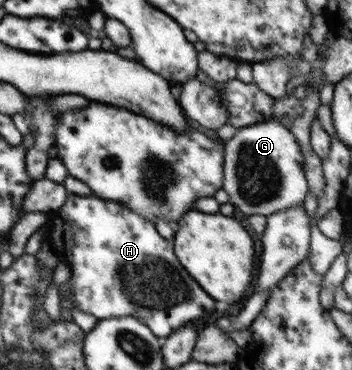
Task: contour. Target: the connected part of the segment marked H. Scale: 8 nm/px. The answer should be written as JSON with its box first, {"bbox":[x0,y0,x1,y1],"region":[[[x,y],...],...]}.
{"bbox":[53,193,218,338],"region":[[[69,193],[67,198],[68,233],[64,237],[64,245],[53,246],[60,262],[70,266],[73,271],[73,276],[67,282],[70,290],[66,295],[59,295],[60,305],[65,313],[70,310],[80,310],[93,315],[97,320],[132,316],[144,322],[157,338],[168,337],[181,327],[202,319],[204,315],[218,313],[215,300],[200,288],[178,261],[173,242],[164,239],[152,222],[120,202],[93,195],[74,195],[74,193]]]}

